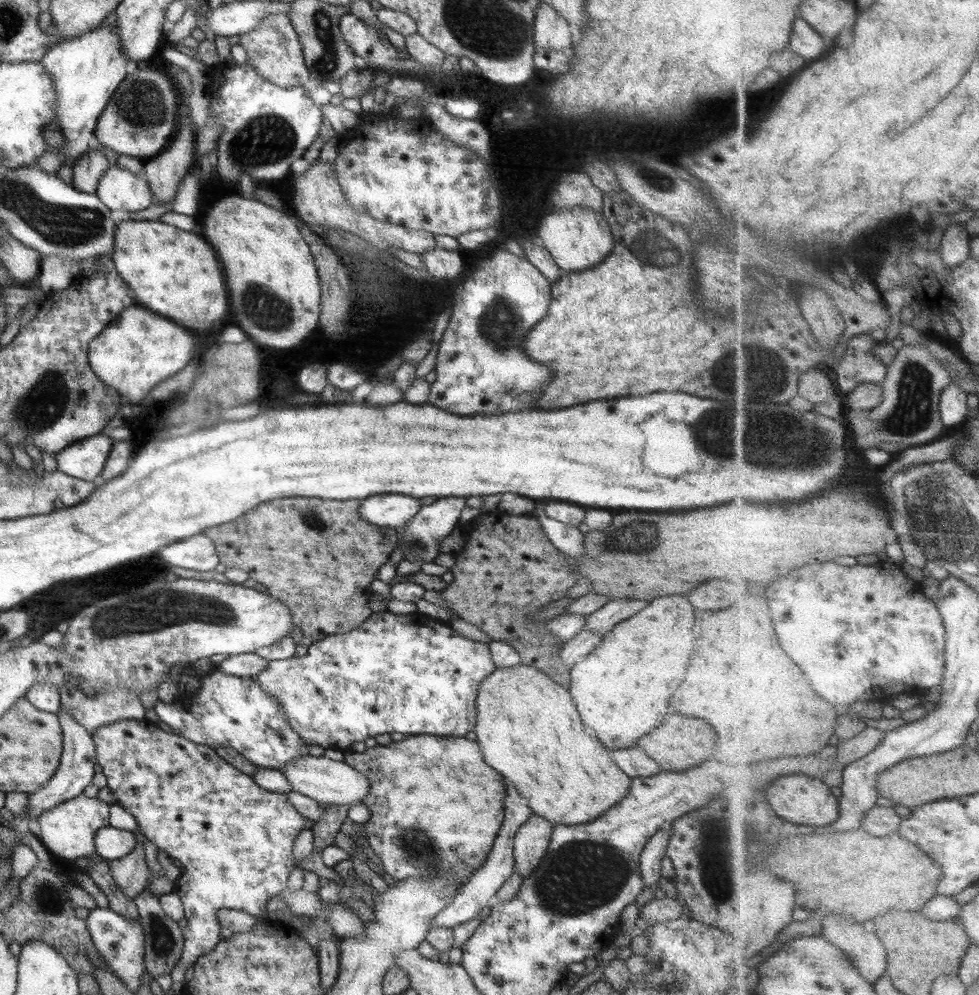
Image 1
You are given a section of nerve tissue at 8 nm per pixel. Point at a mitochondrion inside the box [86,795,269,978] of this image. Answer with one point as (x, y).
(161, 934)

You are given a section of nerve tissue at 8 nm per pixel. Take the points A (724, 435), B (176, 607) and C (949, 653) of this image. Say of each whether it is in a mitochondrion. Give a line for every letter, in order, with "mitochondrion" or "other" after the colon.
A: mitochondrion
B: mitochondrion
C: other

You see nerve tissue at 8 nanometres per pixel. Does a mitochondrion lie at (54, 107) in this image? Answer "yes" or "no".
no

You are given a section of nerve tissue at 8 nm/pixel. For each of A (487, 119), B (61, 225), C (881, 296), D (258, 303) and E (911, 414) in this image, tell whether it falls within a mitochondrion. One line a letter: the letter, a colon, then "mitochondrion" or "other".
A: other
B: mitochondrion
C: other
D: mitochondrion
E: mitochondrion

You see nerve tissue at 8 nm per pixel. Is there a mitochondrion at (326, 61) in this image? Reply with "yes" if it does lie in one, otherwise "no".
yes

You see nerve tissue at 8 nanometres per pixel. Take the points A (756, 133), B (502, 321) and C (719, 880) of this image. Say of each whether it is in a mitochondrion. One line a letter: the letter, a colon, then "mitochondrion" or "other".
A: mitochondrion
B: mitochondrion
C: mitochondrion

